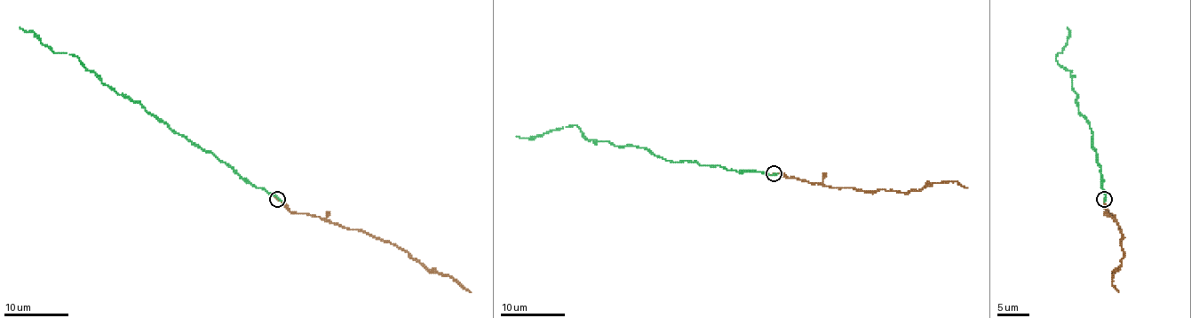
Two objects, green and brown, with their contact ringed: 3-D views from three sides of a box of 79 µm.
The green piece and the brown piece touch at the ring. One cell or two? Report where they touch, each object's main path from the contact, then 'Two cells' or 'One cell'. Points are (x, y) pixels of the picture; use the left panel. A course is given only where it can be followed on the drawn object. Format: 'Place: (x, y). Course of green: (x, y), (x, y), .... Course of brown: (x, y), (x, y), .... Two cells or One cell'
Place: (277, 199). Course of green: (276, 199), (246, 183), (138, 102), (117, 94), (79, 59), (53, 52), (19, 27). Course of brown: (276, 199), (291, 211), (326, 218), (333, 223), (395, 243), (437, 273), (451, 276), (471, 292). One cell

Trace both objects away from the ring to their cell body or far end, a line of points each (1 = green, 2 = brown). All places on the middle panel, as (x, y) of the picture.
1: (773, 173), (670, 162), (643, 147), (588, 139), (575, 125), (532, 138), (516, 136)
2: (773, 173), (822, 183), (829, 187), (864, 191), (921, 191), (933, 183), (948, 181), (957, 181), (967, 187)

